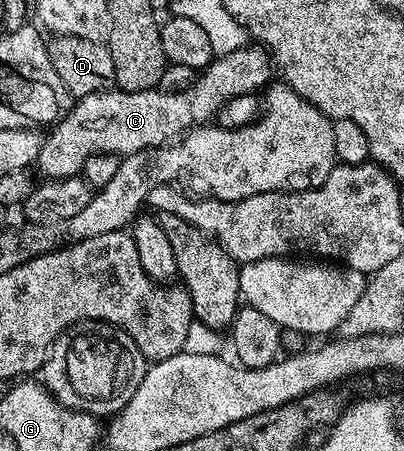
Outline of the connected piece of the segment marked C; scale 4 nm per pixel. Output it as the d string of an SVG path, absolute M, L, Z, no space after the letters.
M248 43L229 55L215 57L196 76L193 87L185 91L167 93L158 87L125 91L112 87L85 95L72 104L60 121L55 122L48 132L52 133L43 137L37 169L47 179L77 177L82 174L85 159L98 153L126 155L142 149L160 148L200 125L214 122L221 107L225 107L233 95L259 93L272 80L271 73L273 62L270 52L258 43Z

